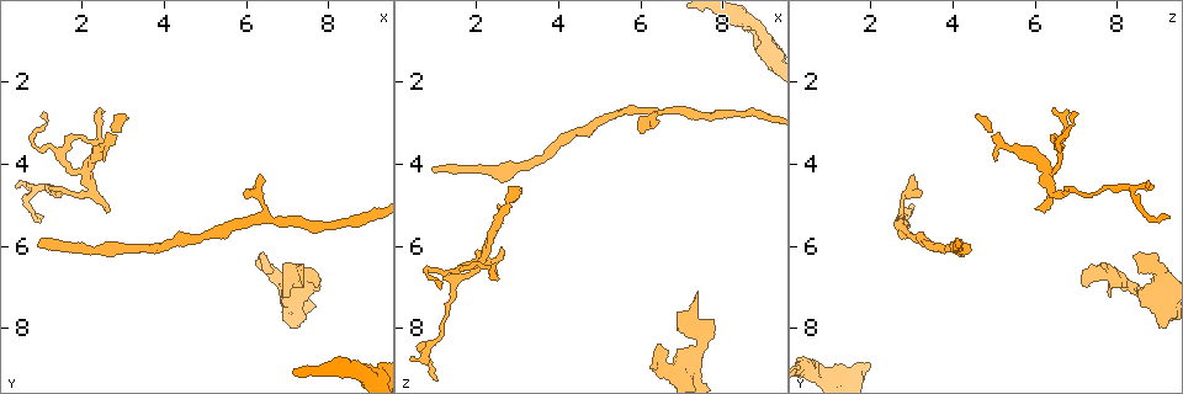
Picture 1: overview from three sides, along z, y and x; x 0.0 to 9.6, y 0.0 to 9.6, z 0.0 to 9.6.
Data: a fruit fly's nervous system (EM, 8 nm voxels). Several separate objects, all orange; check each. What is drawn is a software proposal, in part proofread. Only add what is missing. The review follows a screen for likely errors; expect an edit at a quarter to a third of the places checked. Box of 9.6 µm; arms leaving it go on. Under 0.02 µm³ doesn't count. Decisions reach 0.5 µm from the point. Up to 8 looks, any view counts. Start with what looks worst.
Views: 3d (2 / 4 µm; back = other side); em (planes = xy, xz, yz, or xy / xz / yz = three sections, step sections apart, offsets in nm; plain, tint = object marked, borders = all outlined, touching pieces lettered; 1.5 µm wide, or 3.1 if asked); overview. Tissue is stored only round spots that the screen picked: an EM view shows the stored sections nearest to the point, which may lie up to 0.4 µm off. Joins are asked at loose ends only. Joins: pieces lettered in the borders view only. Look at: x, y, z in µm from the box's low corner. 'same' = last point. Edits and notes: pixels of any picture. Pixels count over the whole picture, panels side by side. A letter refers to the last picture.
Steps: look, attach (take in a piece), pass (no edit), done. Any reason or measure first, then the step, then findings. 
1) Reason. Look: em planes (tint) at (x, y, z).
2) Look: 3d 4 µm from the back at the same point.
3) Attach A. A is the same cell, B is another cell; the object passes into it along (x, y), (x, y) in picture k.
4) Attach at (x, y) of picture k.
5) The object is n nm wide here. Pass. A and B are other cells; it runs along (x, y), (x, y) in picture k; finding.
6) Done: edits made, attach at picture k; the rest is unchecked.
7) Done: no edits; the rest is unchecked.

Free end. Look: em xz step 8 (borders) at (6.95, 7.20, 7.75).

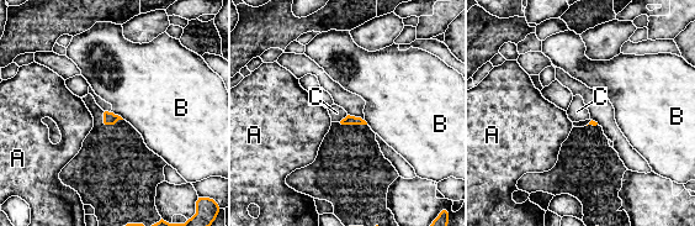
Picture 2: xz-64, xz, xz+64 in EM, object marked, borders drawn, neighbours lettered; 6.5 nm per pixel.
Look: em planes (borders) at the same point.

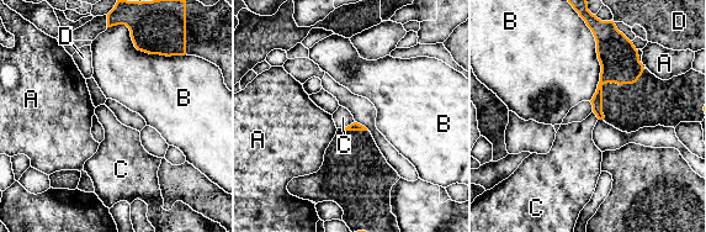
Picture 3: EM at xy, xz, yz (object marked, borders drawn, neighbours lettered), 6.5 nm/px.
The longest contact is with B, 460 nm. Pass. A, B, C and D are other cells; none of them fits.

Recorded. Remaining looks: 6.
An open end. Look: 3d 2 µm from the back at (0.90, 5.95, 4.10).

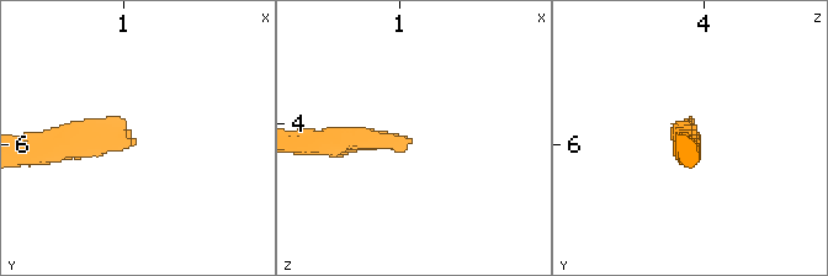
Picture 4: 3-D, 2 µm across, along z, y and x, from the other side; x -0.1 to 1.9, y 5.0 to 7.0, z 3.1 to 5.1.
Shape alone is not enough. Look: em planes (borders) at (0.92, 5.98, 4.10).

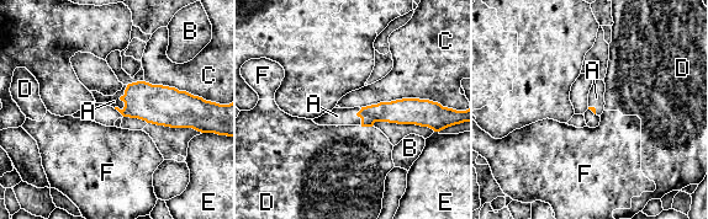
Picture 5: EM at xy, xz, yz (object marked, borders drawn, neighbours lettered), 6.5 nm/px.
Attach A. A is the same cell, B, C, D, E and F are other cells; the object passes into it along (159, 105), (122, 100), (114, 101) in picture 5; it goes on there.

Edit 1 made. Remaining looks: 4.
Look: overview.

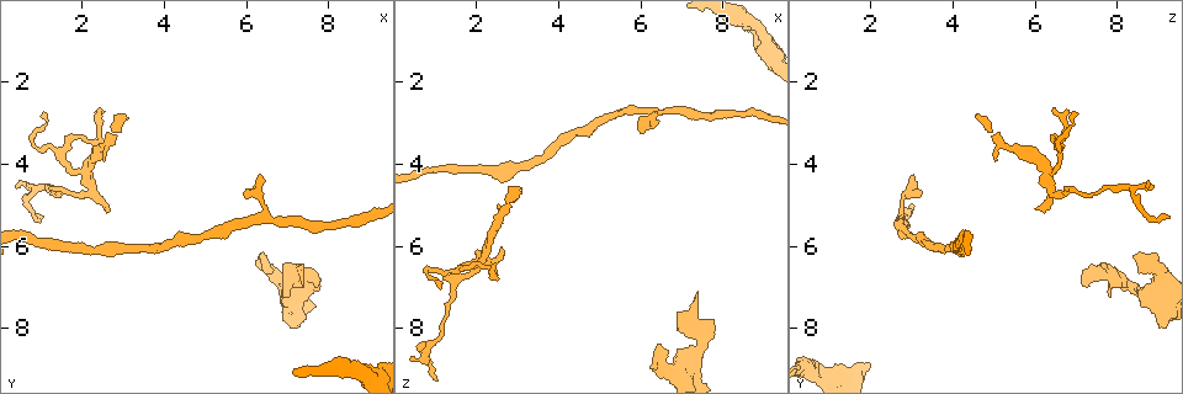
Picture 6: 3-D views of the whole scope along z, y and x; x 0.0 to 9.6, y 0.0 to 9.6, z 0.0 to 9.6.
Thin end. Look: em planes (plain) at (2.65, 5.15, 6.10).

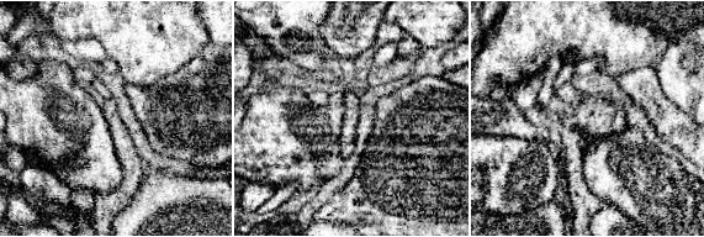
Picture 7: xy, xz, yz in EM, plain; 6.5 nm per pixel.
With the object marked. Look: em planes (tint) at the same point.

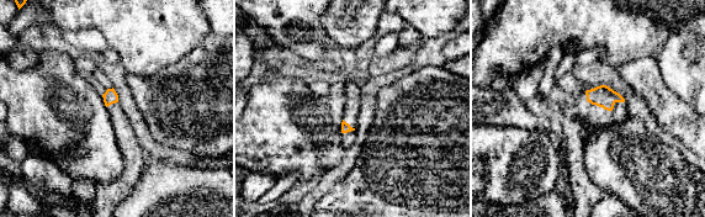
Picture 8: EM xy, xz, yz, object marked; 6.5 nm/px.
What lies round it. Look: em planes (borders) at the same point.

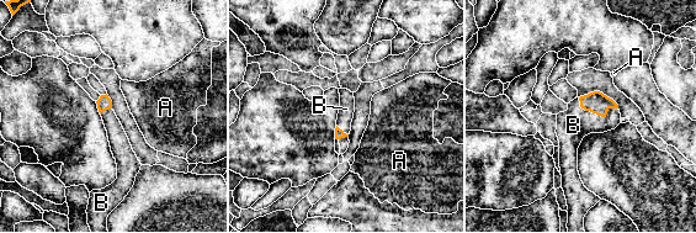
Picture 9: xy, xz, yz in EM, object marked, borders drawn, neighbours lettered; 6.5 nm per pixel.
The longest contact is with B, 280 nm. Attach B. B is the same cell, A is another cell; it goes on there.

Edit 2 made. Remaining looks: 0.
Done: edits made, attach at picture 5, attach at picture 9; the rest is unchecked.

